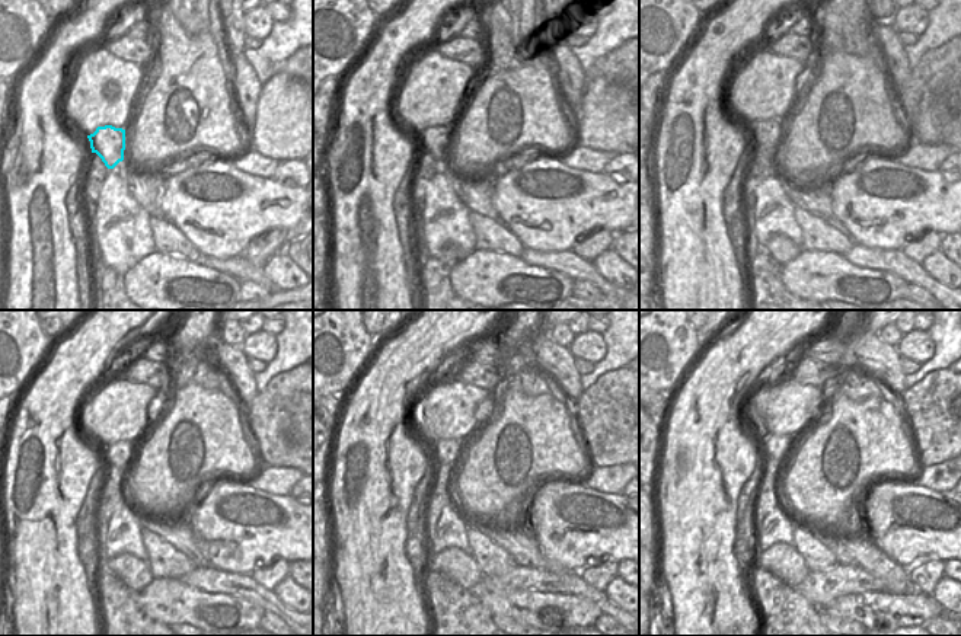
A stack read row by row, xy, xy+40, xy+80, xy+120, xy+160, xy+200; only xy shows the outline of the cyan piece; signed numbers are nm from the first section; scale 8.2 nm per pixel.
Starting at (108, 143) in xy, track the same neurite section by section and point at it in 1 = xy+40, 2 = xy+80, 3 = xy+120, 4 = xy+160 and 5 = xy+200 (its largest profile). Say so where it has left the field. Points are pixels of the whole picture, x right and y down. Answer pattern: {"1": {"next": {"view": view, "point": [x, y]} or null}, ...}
{"1": {"next": {"view": "xy+40", "point": [434, 140]}}, "2": {"next": {"view": "xy+80", "point": [766, 134]}}, "3": {"next": {"view": "xy+120", "point": [118, 454]}}, "4": {"next": {"view": "xy+160", "point": [446, 451]}}, "5": {"next": {"view": "xy+200", "point": [773, 446]}}}

